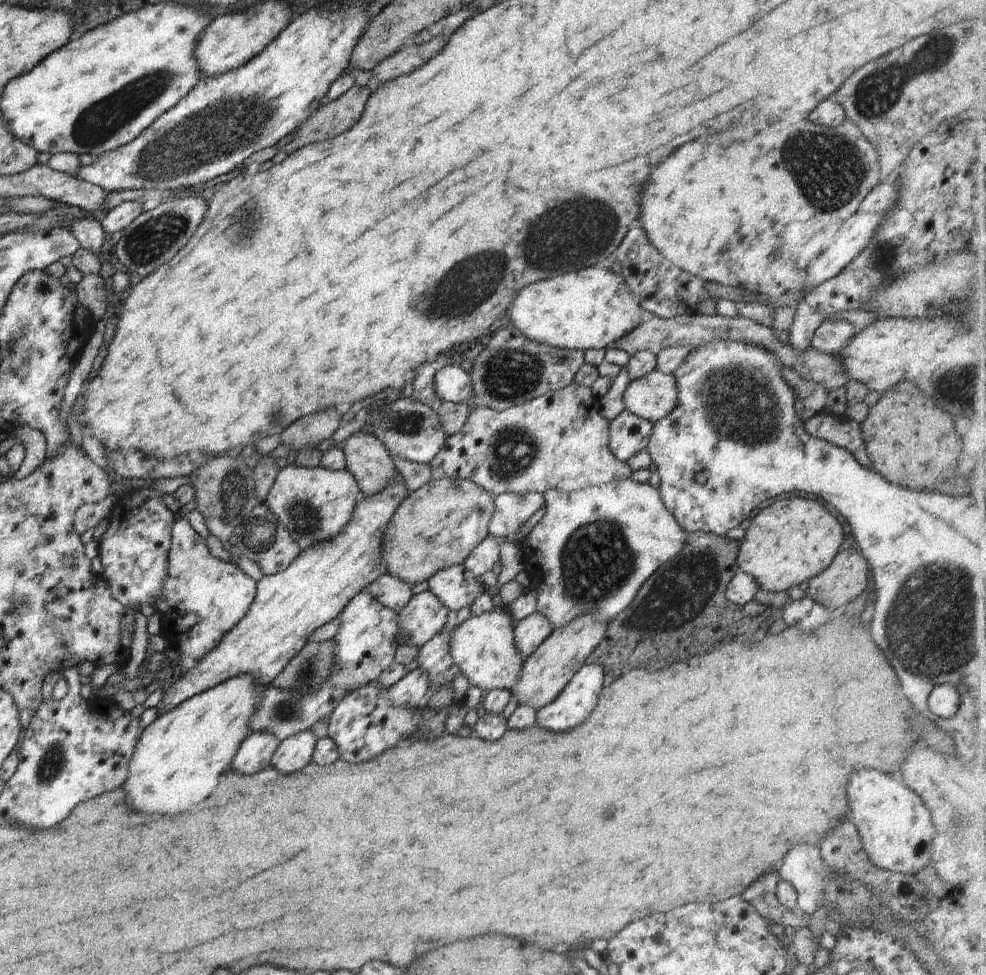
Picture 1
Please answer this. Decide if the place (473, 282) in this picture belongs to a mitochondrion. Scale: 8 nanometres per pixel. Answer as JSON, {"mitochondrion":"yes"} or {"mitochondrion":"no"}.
{"mitochondrion":"yes"}

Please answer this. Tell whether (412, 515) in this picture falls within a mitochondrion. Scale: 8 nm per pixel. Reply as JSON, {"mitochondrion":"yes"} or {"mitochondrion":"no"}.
{"mitochondrion":"no"}

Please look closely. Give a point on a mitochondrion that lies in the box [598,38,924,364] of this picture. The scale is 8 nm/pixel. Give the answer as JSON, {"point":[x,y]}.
{"point":[835,168]}

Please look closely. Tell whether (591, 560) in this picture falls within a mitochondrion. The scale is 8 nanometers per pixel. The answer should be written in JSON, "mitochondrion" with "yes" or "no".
{"mitochondrion":"yes"}

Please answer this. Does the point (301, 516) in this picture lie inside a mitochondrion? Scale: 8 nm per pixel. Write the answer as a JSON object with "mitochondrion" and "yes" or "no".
{"mitochondrion":"yes"}

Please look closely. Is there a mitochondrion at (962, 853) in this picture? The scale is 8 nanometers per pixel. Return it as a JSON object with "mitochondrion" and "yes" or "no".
{"mitochondrion":"yes"}

